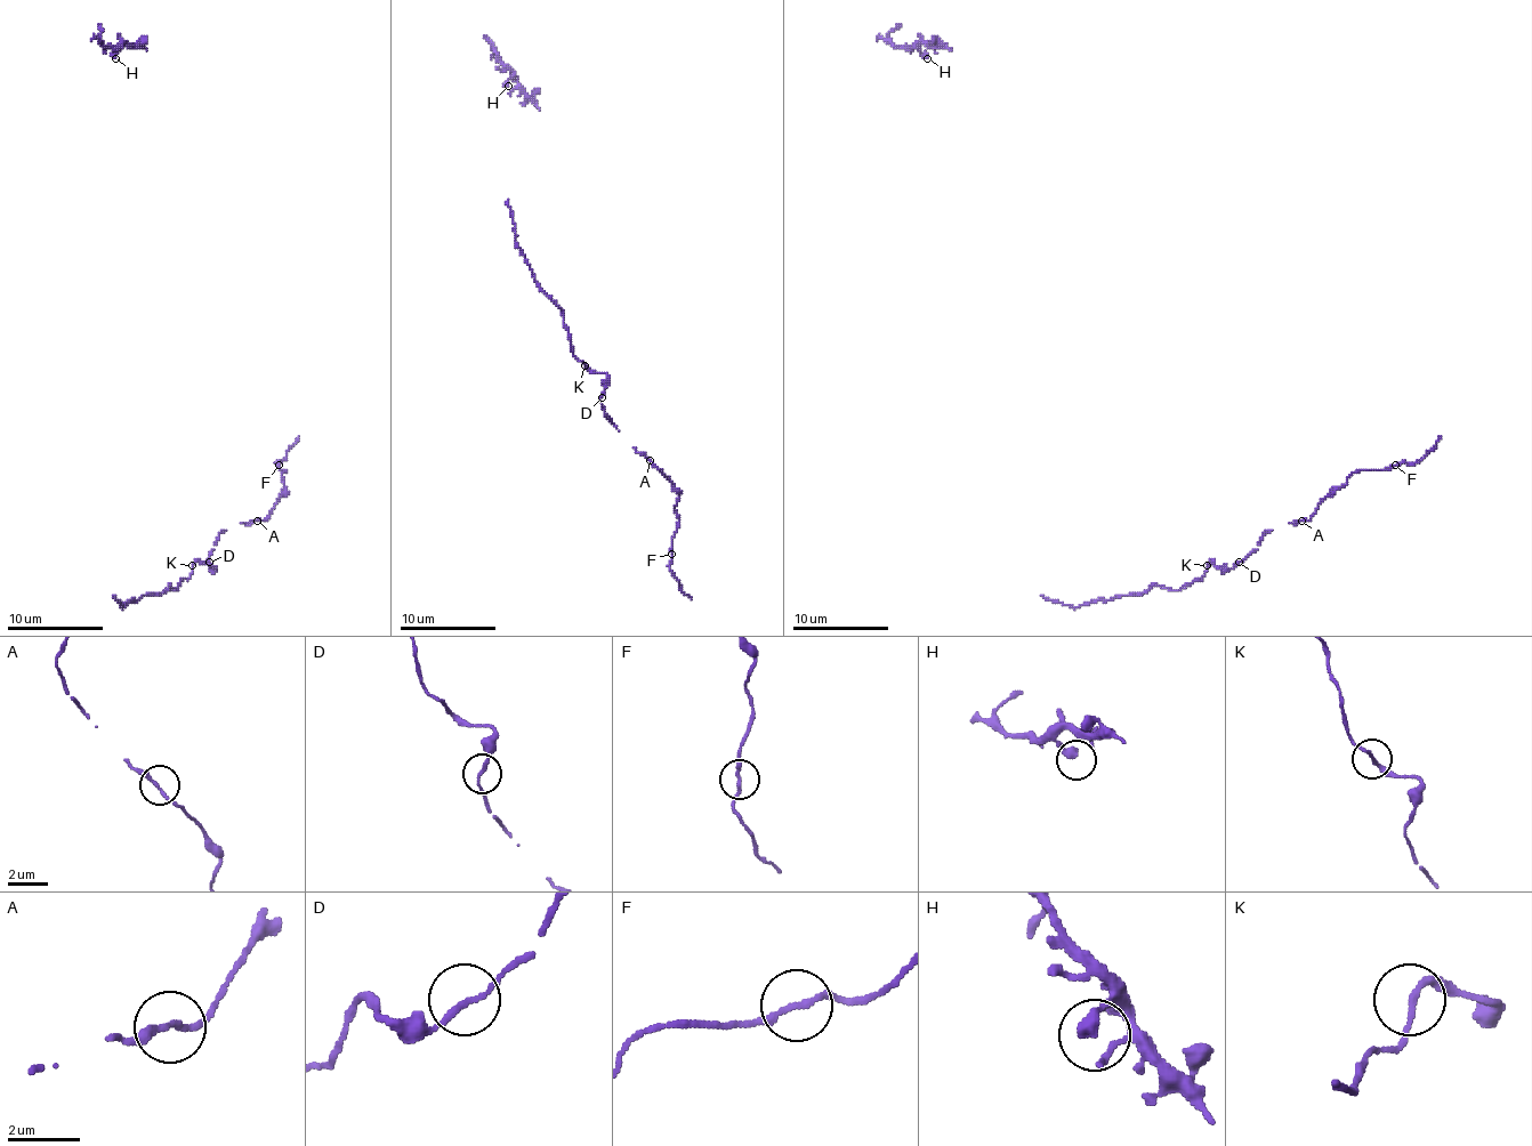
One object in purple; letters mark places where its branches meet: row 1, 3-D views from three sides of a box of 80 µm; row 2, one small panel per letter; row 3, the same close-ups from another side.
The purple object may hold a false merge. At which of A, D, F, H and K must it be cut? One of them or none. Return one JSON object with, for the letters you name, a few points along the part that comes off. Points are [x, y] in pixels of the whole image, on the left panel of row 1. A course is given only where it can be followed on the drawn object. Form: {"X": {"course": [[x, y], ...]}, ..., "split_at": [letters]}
{"split_at": []}

